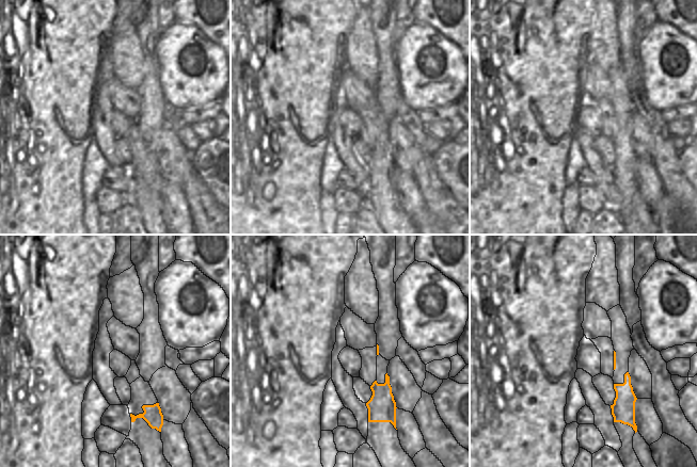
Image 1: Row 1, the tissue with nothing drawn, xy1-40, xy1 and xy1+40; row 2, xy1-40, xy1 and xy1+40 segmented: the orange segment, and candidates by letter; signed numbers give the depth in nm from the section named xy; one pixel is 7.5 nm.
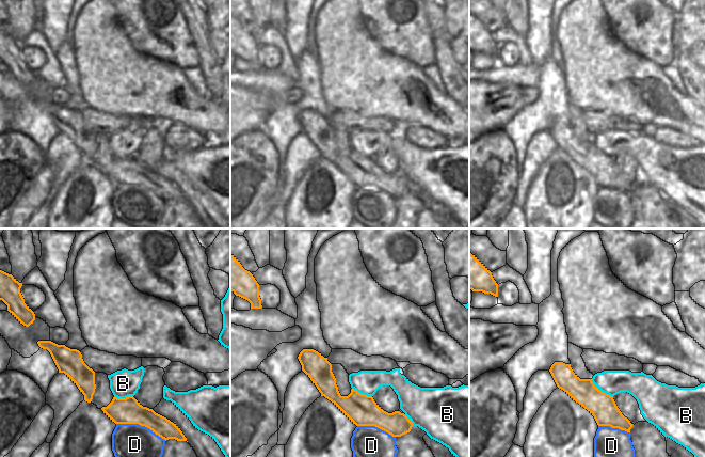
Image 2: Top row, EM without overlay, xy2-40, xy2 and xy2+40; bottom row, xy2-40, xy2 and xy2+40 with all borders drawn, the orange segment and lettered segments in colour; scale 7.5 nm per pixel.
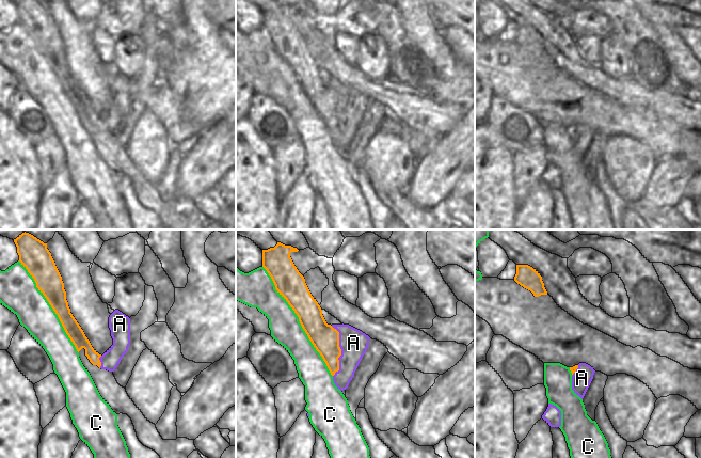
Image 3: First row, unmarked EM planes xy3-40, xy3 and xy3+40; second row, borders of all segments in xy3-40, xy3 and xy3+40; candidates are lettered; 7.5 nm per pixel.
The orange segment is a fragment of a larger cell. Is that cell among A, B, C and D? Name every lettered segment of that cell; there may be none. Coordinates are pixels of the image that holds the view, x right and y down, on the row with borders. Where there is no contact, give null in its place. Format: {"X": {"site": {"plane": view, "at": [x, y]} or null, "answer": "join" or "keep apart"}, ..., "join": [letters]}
{"A": {"site": {"plane": "xy3", "at": [340, 350]}, "answer": "keep apart"}, "B": {"site": {"plane": "xy2+40", "at": [601, 391]}, "answer": "keep apart"}, "C": {"site": {"plane": "xy3", "at": [299, 320]}, "answer": "keep apart"}, "D": {"site": {"plane": "xy2-40", "at": [141, 425]}, "answer": "keep apart"}, "join": []}

